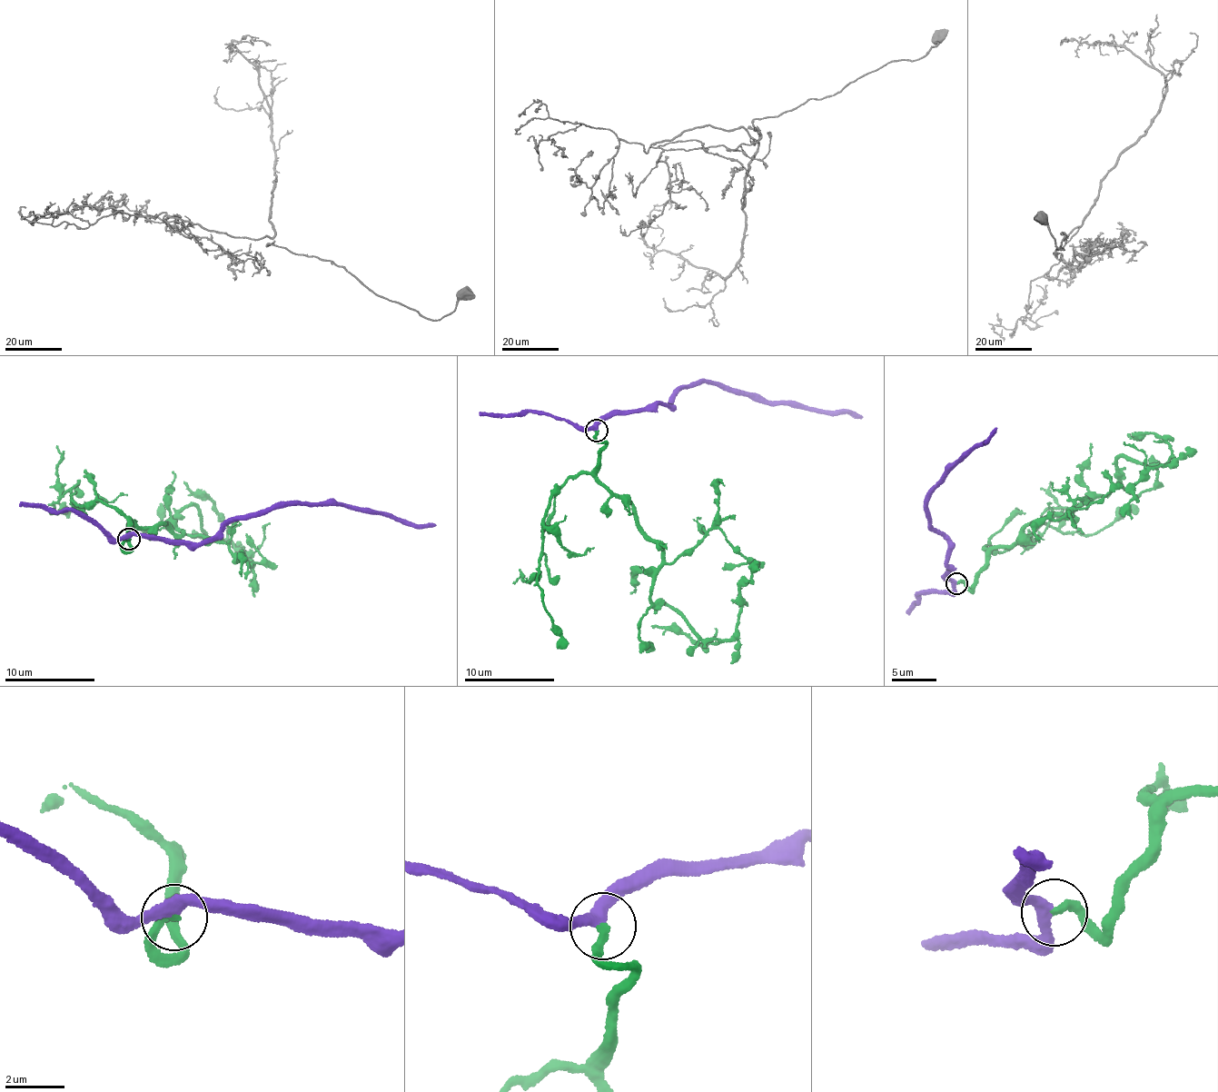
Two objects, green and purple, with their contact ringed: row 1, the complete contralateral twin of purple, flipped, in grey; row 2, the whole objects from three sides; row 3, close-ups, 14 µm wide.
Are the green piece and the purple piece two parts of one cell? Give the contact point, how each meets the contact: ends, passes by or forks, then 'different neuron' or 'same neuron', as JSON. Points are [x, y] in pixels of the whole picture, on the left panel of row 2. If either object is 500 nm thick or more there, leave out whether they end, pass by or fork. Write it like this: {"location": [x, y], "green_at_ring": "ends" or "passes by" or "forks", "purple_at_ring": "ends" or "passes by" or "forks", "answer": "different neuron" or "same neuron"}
{"location": [129, 539], "green_at_ring": "ends", "purple_at_ring": "passes by", "answer": "same neuron"}

